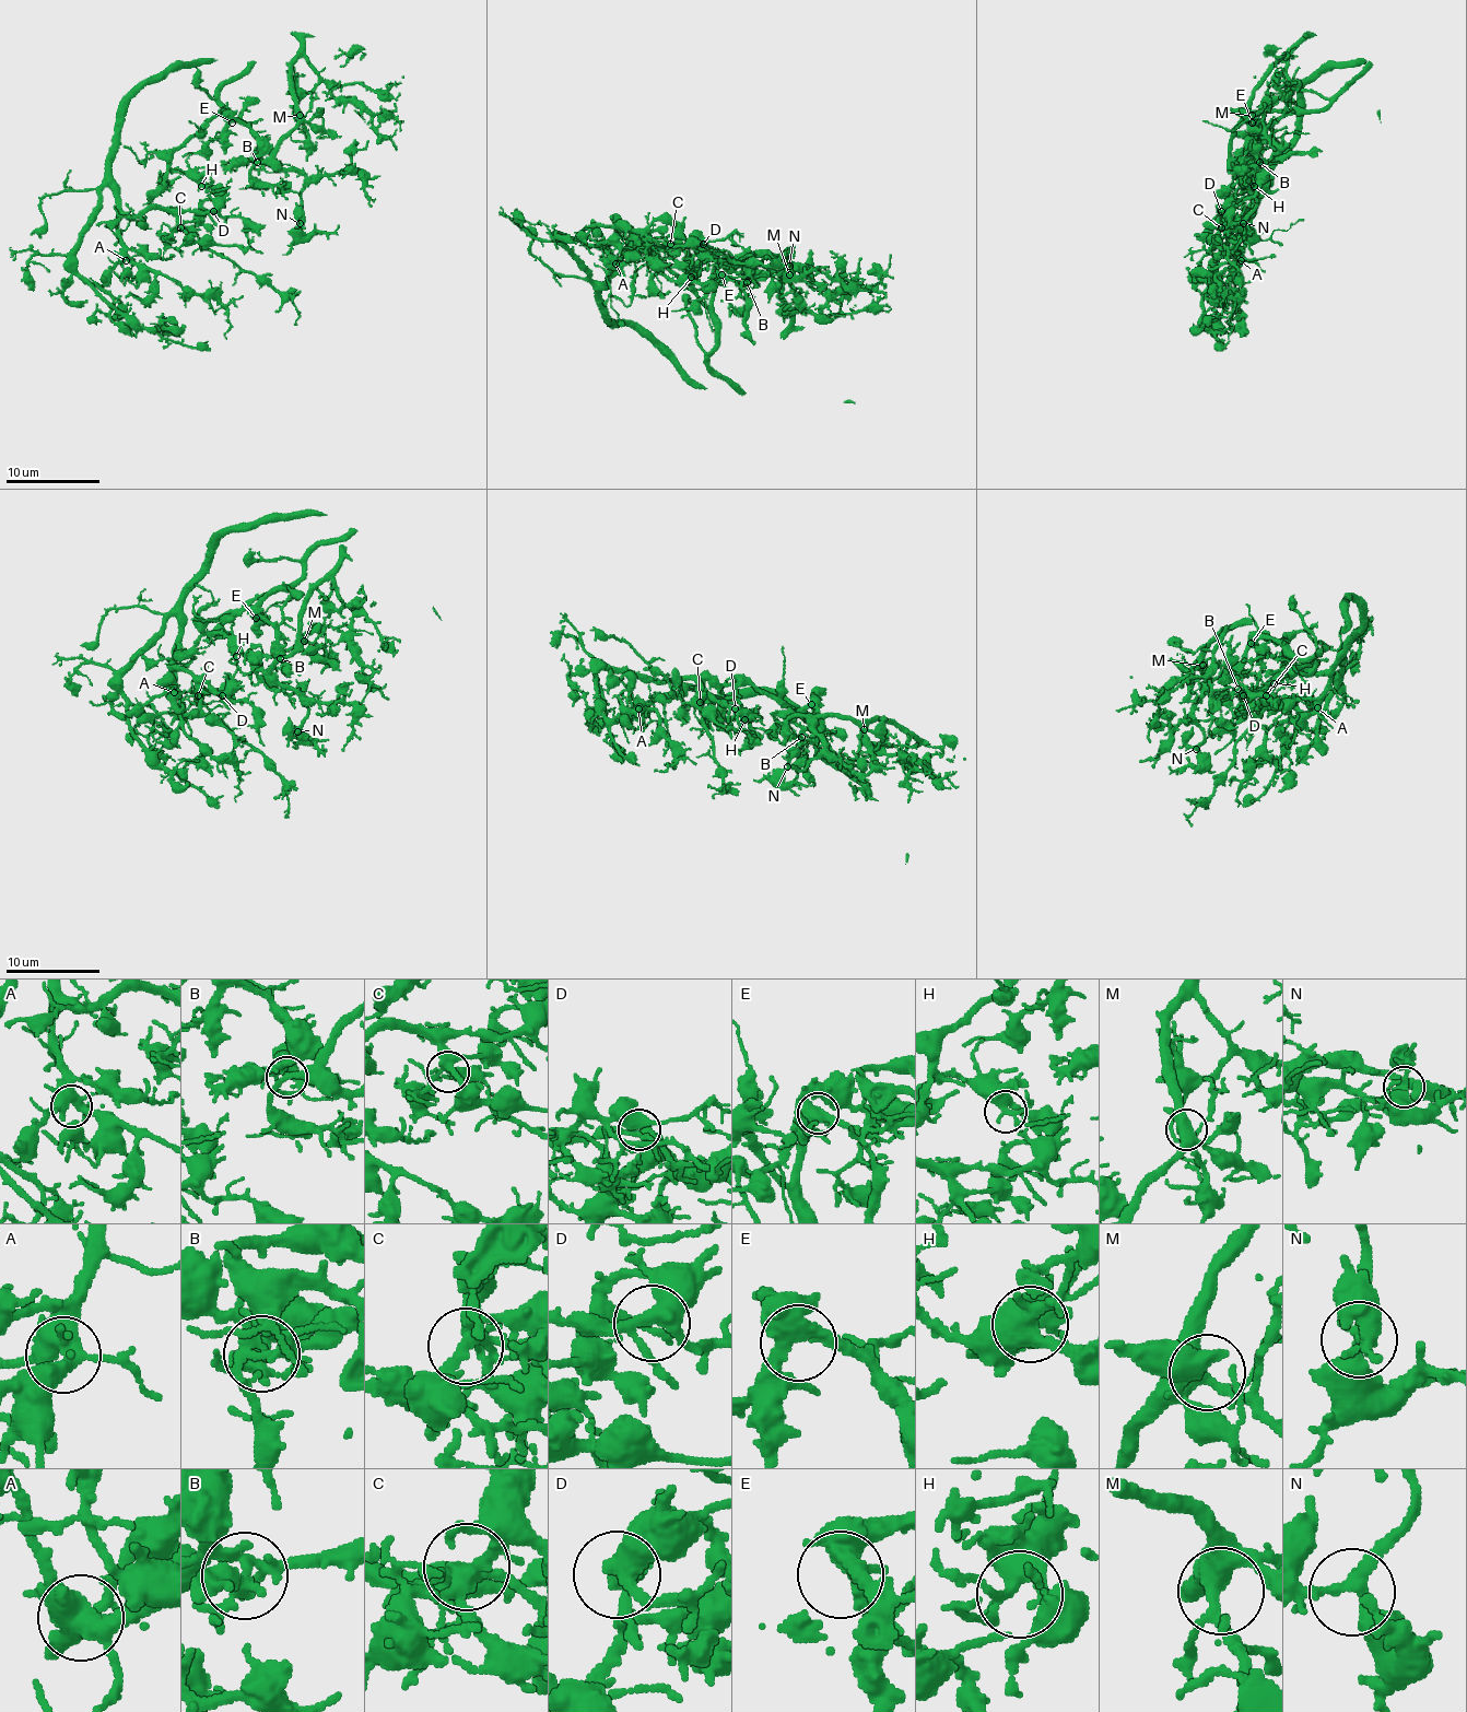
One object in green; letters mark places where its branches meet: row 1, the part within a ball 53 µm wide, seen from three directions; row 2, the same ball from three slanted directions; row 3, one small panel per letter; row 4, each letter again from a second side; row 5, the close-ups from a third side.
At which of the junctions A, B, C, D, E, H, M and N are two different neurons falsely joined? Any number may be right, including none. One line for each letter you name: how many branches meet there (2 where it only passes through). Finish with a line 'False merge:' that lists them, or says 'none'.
False merge: none

